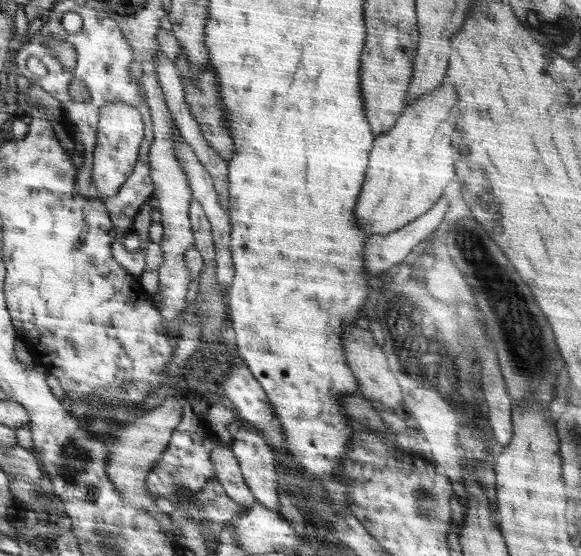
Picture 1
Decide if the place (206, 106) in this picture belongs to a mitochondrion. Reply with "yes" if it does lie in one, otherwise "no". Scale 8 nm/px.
yes

